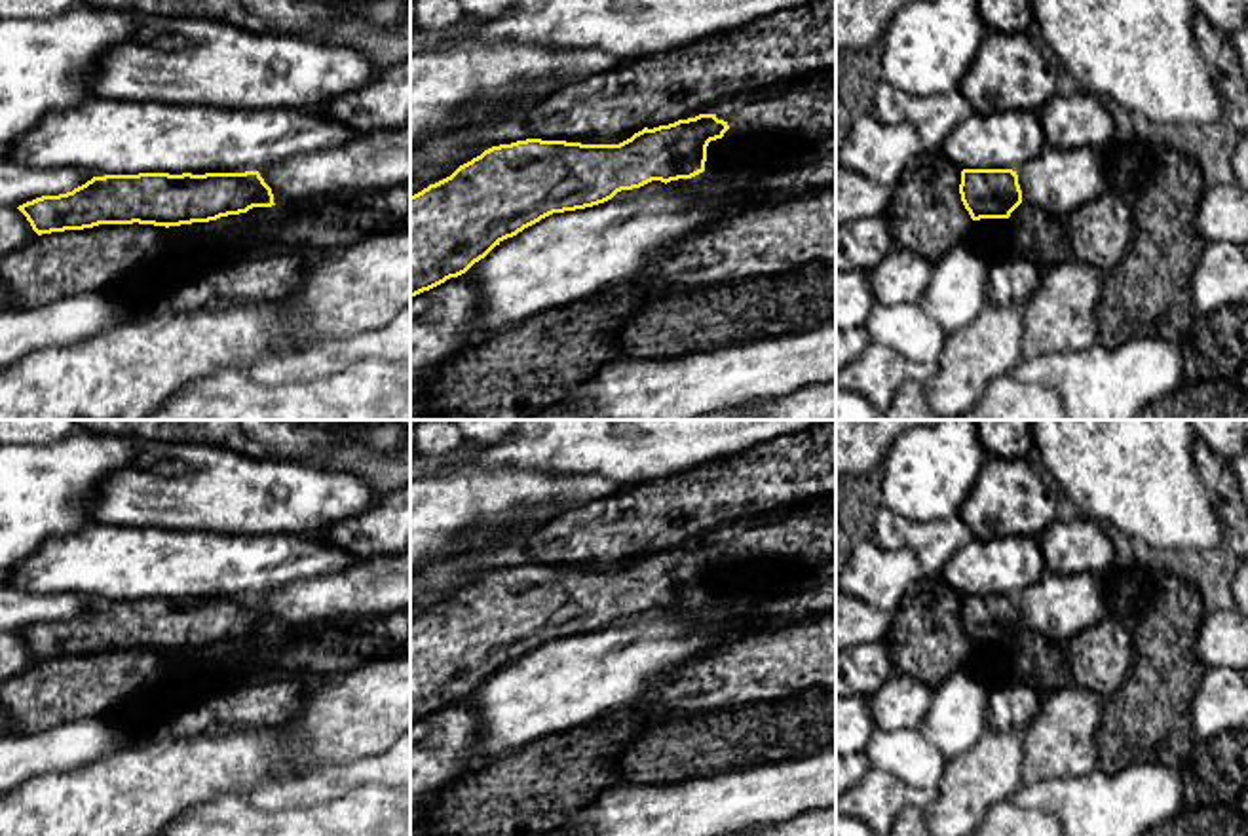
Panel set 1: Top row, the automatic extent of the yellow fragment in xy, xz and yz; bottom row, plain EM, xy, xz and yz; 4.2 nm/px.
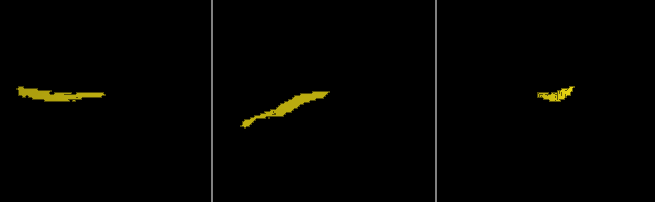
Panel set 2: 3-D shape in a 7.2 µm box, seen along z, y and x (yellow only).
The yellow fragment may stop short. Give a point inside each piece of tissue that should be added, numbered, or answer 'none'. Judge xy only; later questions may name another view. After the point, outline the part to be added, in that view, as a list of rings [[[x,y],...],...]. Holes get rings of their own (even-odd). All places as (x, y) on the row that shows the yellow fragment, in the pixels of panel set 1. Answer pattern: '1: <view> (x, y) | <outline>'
none

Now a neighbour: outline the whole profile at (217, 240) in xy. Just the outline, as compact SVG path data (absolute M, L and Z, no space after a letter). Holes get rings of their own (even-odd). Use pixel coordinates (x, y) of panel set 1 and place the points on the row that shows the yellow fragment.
M410 184L340 190L310 207L253 207L209 222L169 226L167 236L169 249L177 247L182 260L230 262L236 253L262 255L266 243L270 255L340 249L348 238L391 222L410 222Z

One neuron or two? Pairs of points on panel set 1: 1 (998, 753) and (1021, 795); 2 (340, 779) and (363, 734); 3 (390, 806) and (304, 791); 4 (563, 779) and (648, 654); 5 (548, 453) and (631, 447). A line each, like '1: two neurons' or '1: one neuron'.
1: two neurons
2: two neurons
3: two neurons
4: two neurons
5: one neuron

